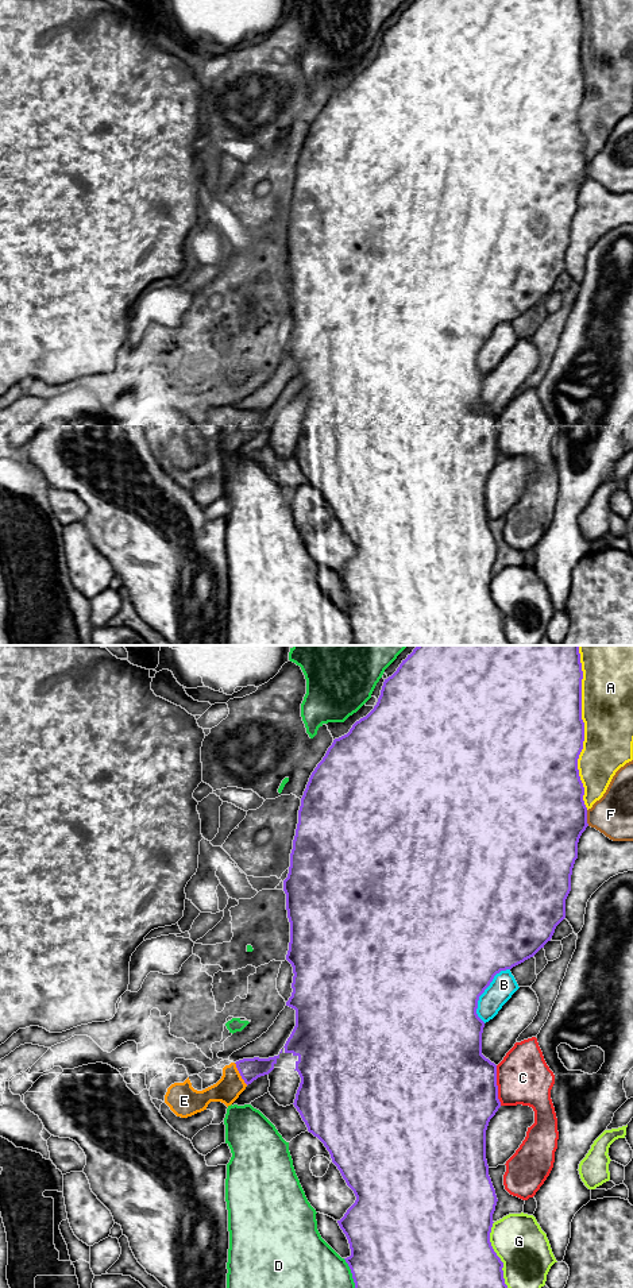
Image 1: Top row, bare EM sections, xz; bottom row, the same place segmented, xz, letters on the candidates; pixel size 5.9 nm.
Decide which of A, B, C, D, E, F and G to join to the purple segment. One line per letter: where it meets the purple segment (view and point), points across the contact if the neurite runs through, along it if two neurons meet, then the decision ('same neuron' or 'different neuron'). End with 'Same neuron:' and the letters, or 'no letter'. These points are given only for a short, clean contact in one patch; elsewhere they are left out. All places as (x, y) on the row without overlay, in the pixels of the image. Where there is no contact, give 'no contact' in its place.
A: contact xz (583, 81); different neuron
B: contact xz (483, 343); different neuron
C: contact xz (497, 438); different neuron
D: contact xz (352, 628); different neuron
E: contact xz (239, 424); same neuron
F: contact xz (586, 170); different neuron
G: contact xz (498, 609); different neuron
Same neuron: E

